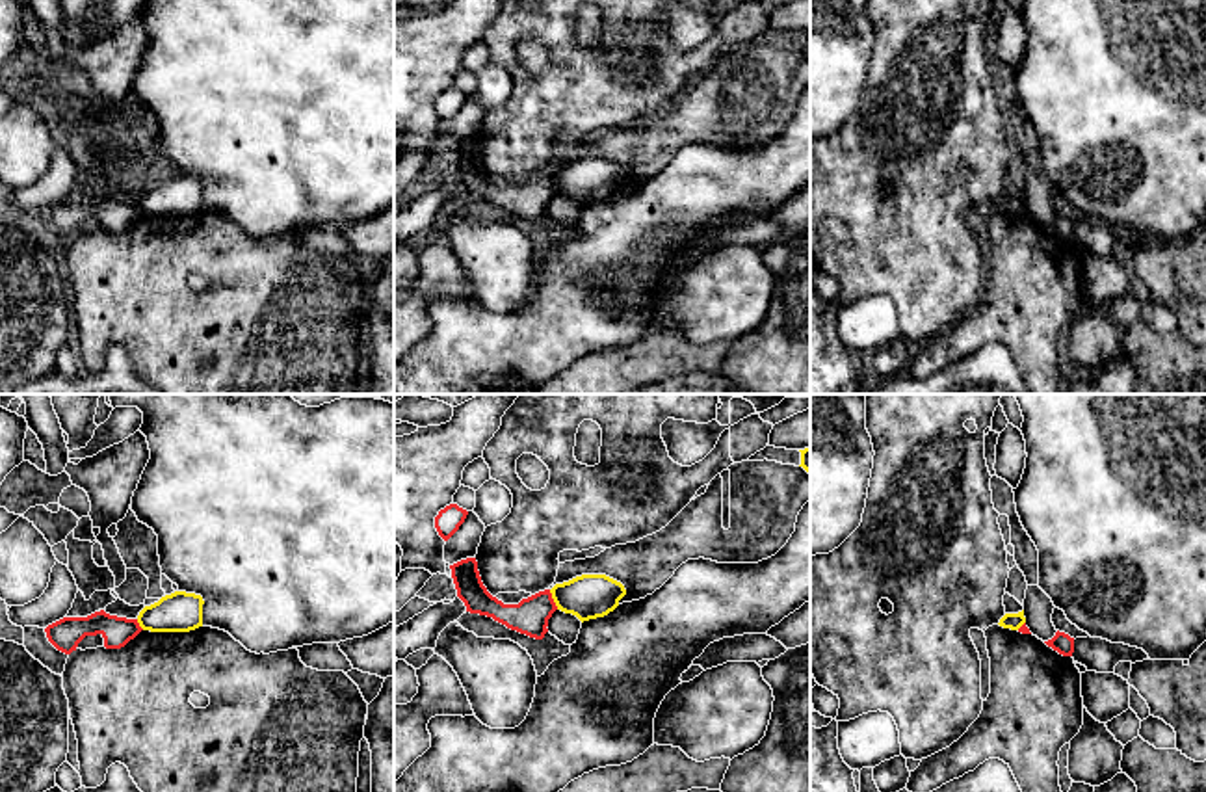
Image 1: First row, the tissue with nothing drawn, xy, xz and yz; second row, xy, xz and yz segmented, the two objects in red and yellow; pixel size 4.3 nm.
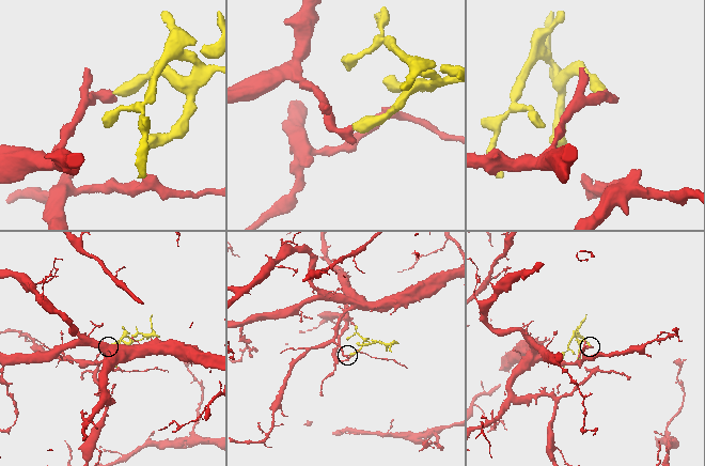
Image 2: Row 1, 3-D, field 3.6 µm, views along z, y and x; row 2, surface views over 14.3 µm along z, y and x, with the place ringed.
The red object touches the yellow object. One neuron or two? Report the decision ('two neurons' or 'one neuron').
two neurons

